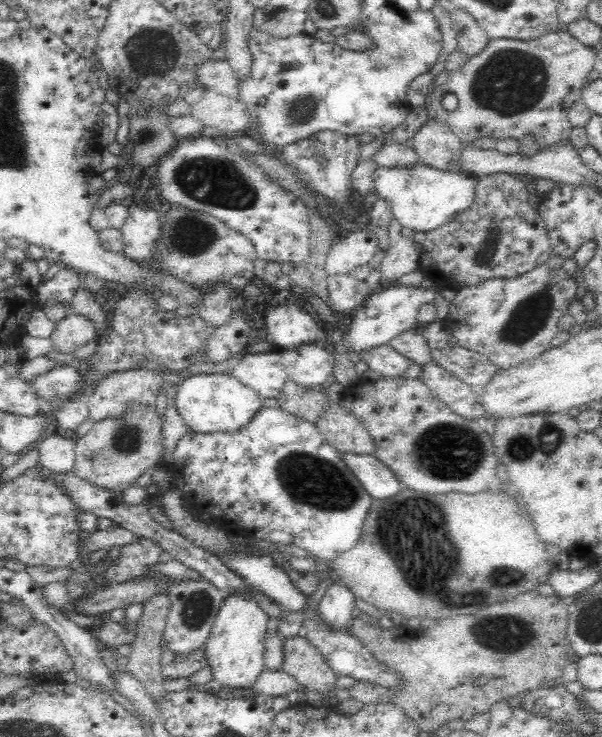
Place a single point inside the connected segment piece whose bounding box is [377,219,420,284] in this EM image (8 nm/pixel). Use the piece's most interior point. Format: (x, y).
(401, 257)

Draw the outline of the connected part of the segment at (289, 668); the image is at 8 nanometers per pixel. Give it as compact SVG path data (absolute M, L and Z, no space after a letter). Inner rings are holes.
M303 635L284 637L282 667L284 672L295 679L301 688L330 692L334 690L336 676L328 667L325 656Z

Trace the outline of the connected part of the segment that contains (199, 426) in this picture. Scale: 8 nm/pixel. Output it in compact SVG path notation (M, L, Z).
M203 369L199 374L192 375L178 385L174 397L174 407L188 425L188 430L198 434L212 434L214 431L236 432L250 422L250 418L261 407L263 400L258 393L231 373L223 369Z

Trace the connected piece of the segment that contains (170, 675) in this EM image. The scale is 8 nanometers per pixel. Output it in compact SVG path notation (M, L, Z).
M163 641L161 649L161 670L165 679L188 678L207 667L205 649L195 650L189 655L178 655L166 647L166 641Z

